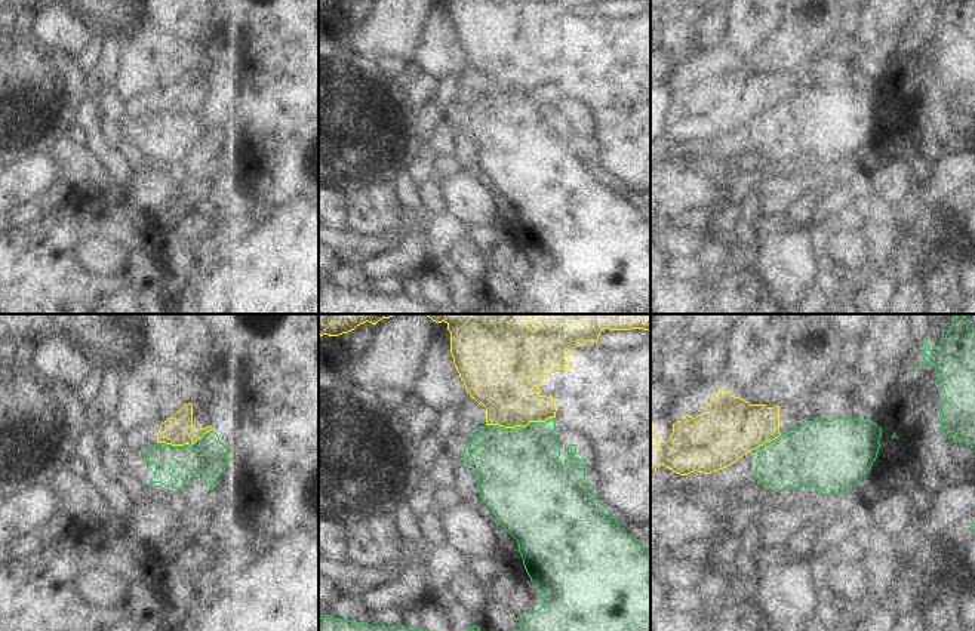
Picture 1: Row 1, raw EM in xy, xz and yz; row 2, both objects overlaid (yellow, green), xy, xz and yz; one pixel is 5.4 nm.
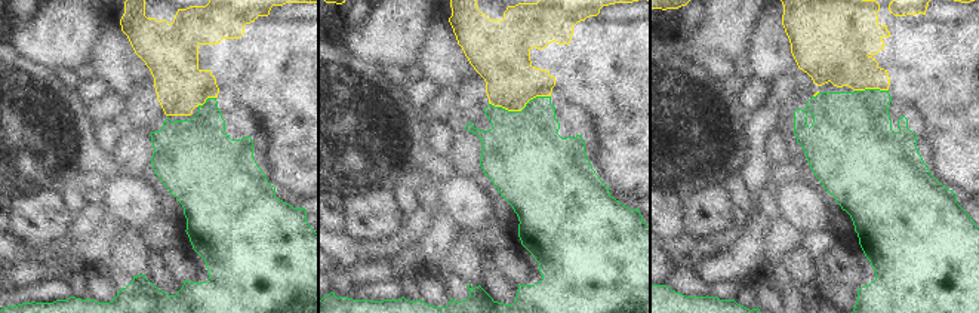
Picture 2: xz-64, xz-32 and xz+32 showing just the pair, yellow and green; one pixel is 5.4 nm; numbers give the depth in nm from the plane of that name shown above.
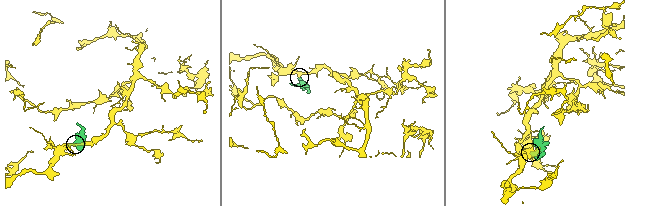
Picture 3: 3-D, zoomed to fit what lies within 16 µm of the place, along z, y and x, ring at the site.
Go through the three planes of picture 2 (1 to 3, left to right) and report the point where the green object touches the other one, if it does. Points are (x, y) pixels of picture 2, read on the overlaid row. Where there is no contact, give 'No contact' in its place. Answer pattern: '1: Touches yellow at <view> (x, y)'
1: Touches yellow at xz-64 (206, 98)
2: Touches yellow at xz-32 (519, 110)
3: Touches yellow at xz+32 (871, 88)

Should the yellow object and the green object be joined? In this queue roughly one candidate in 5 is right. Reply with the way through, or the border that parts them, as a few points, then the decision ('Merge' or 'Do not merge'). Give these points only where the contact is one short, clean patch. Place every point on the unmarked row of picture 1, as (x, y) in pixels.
Boundary: xz (554, 85), (546, 89), (529, 89), (522, 95), (486, 94). Do not merge

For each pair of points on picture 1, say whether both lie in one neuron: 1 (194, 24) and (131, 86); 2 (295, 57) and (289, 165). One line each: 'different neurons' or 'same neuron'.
1: different neurons
2: same neuron

